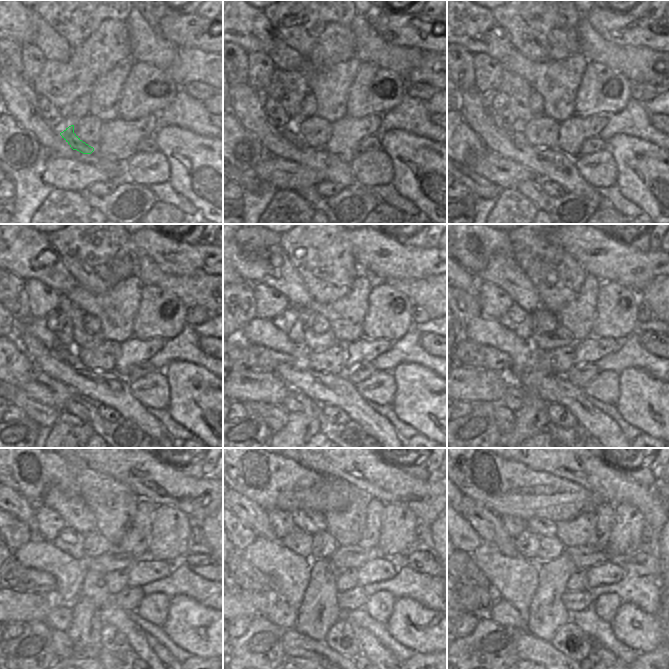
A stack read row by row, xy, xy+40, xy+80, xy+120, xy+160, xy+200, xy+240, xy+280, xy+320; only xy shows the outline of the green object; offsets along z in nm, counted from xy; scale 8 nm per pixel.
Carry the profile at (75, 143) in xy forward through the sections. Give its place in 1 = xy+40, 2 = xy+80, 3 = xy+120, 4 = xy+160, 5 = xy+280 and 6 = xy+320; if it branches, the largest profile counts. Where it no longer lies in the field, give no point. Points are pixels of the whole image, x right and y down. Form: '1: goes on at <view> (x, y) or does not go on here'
1: goes on at xy+40 (290, 133)
2: goes on at xy+80 (515, 132)
3: goes on at xy+120 (68, 355)
4: goes on at xy+160 (257, 358)
5: goes on at xy+280 (244, 575)
6: goes on at xy+320 (467, 573)

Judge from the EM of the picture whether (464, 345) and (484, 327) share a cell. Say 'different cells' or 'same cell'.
different cells

